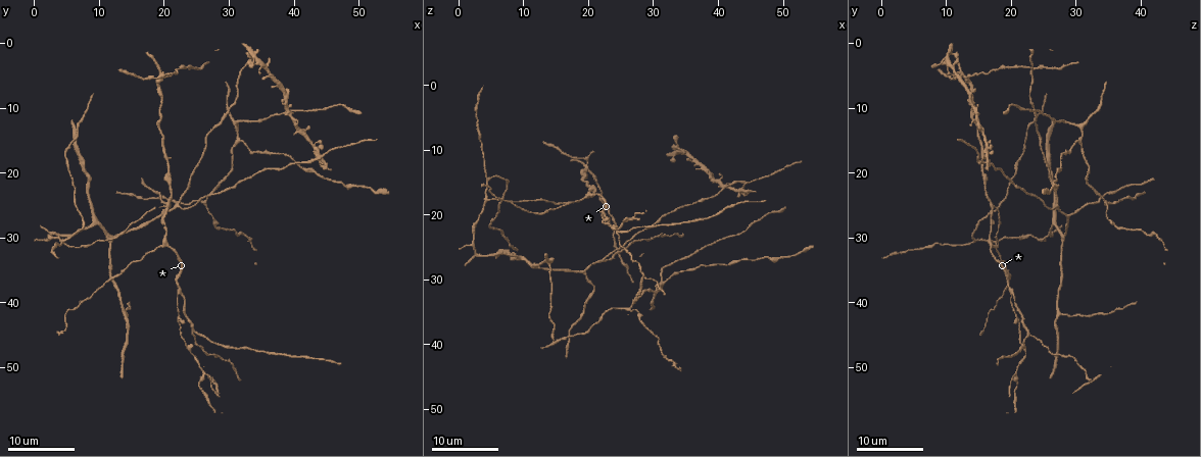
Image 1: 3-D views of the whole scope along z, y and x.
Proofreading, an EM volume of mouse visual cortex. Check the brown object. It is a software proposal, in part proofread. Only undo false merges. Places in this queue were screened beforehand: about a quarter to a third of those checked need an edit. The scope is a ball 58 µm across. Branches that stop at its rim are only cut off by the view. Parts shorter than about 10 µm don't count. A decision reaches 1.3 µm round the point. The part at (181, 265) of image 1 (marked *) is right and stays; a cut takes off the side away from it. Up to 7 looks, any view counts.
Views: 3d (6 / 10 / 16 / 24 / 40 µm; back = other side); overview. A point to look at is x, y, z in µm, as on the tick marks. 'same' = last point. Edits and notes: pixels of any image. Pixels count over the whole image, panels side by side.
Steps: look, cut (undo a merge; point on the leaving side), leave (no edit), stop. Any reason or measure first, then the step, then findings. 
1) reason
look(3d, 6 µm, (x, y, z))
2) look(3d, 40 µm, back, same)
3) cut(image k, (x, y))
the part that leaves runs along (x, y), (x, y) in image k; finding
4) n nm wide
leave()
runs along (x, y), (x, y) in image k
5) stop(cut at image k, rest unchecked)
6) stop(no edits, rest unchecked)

three-way junction
look(3d, 16 µm, (20.0, 26.5, 28.5))

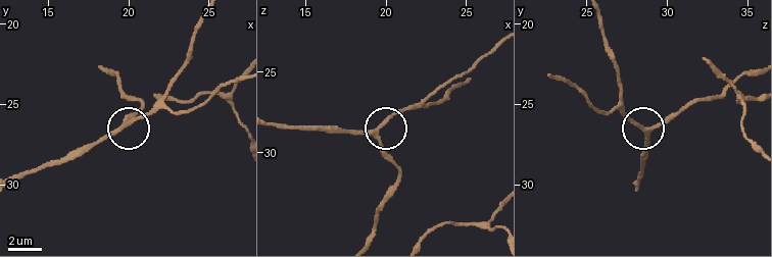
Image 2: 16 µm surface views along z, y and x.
look(3d, 10 µm, (19.5, 26.4, 28.7))

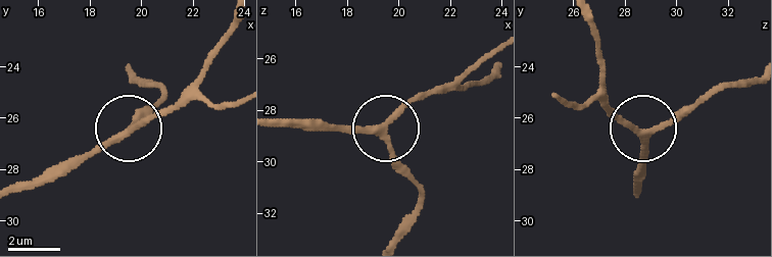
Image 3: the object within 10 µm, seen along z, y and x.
zoom in
look(3d, 6 µm, (19.5, 26.6, 28.7))

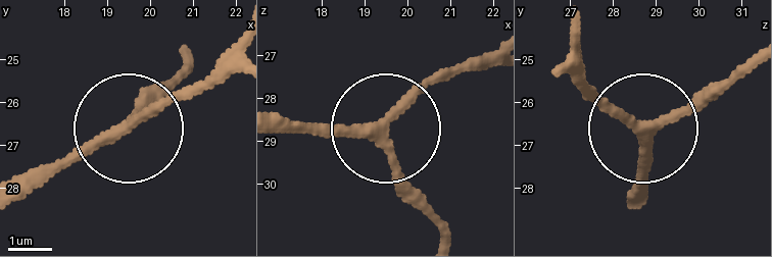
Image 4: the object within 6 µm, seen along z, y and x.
3 arms
leave()
runs along (22, 199), (205, 78) in image 4; one neuron here

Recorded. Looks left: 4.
calibre changes
look(3d, 16 µm, (28.5, 48.0, 29.0))

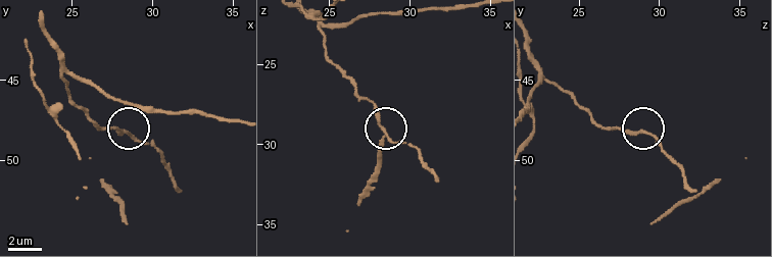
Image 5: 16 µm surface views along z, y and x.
closer look
look(3d, 10 µm, (28.3, 48.2, 29.3))

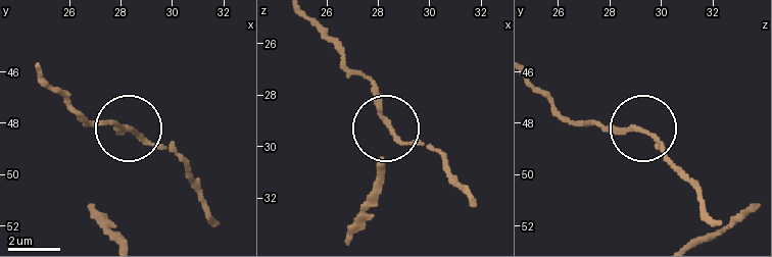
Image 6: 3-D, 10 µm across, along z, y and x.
190 nm wide
leave()
runs along (534, 87), (568, 117), (640, 129), (671, 163) in image 6; continuous, no second neuron

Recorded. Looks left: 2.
branch point
look(3d, 24 µm, (22.5, 38.5, 20.0))

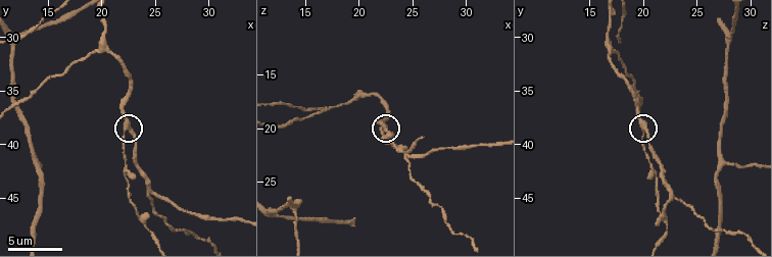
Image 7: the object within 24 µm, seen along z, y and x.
look(3d, 10 µm, (22.6, 38.6, 20.2))

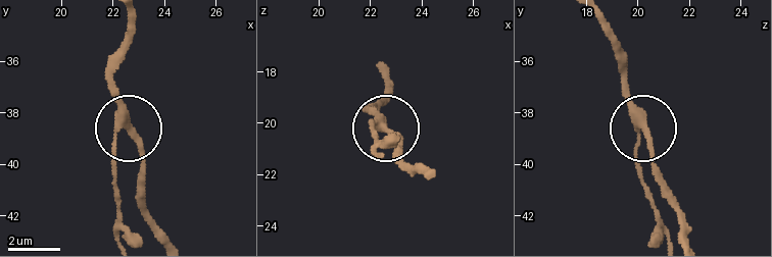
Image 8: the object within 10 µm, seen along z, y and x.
3 arms
leave()
runs along (604, 19), (641, 127), (637, 169), (643, 193) in image 8; all the same neuron

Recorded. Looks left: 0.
stop(no edits, rest unchecked)

